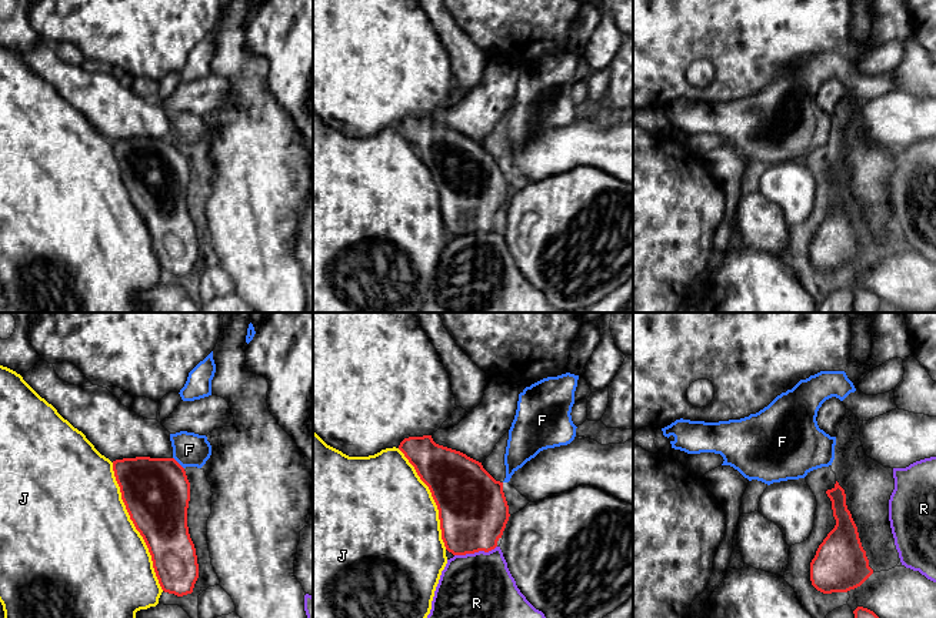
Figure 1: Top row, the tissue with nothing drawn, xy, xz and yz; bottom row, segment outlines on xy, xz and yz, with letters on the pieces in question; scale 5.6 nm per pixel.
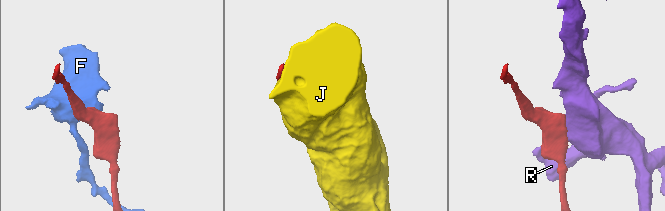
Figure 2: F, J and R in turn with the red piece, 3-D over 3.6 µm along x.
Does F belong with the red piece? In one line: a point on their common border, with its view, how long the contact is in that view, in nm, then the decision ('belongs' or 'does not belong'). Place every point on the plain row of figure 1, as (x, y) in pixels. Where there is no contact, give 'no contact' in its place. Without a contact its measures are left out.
xy (177, 143) | 90 nm | does not belong

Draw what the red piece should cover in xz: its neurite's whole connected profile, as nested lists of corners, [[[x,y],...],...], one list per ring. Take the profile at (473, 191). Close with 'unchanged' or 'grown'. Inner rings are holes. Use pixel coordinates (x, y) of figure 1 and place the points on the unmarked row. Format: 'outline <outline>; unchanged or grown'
outline [[[432,116],[404,118],[399,130],[432,173],[439,190],[446,230],[453,235],[494,230],[510,197],[503,163],[496,161],[482,143],[460,131],[436,124]]]; unchanged

